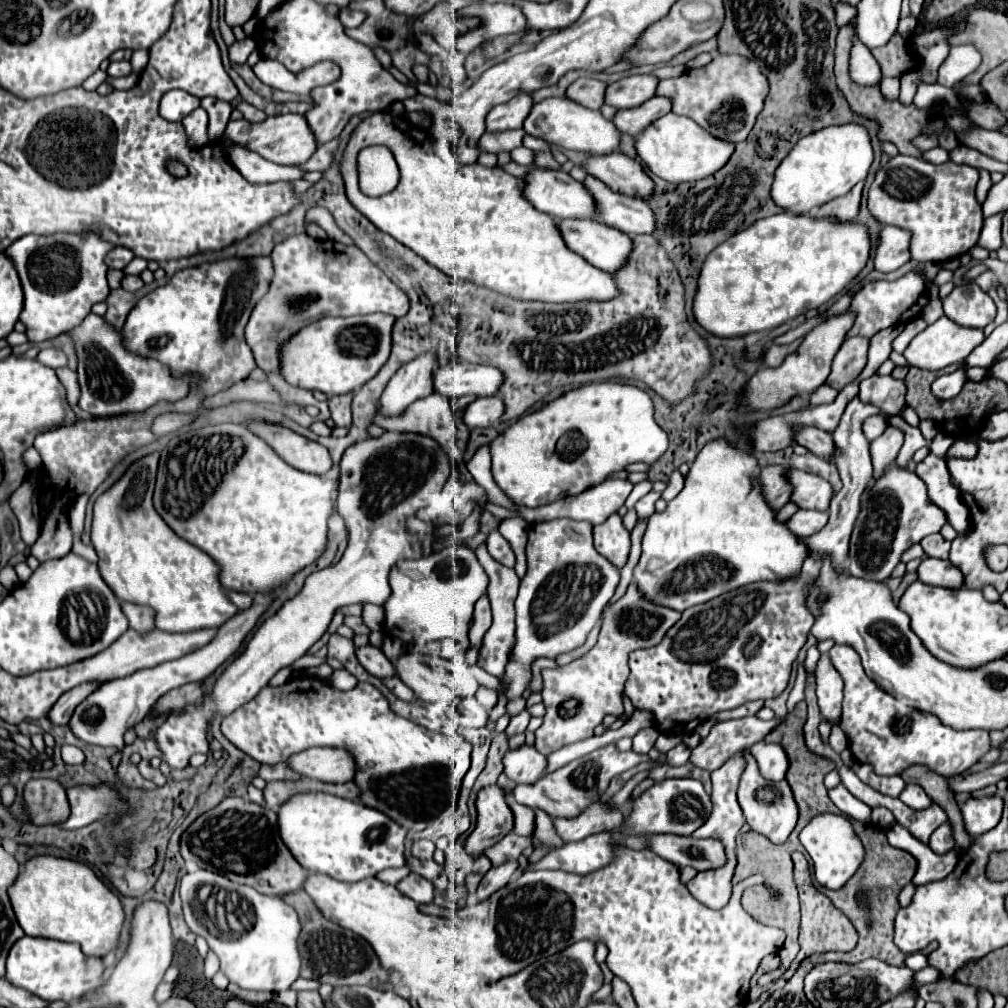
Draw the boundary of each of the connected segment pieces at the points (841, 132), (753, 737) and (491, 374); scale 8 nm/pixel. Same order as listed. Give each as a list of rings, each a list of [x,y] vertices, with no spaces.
[[[856,122],[826,126],[804,136],[776,170],[772,198],[792,214],[808,214],[812,208],[846,194],[854,184],[868,176],[874,160],[868,128]]]
[[[756,716],[718,722],[712,726],[710,734],[700,742],[700,746],[694,748],[694,764],[712,772],[738,750],[750,748],[754,742],[762,740],[778,722],[780,718],[764,722]]]
[[[448,362],[434,374],[434,388],[448,398],[456,396],[496,396],[506,376],[494,366],[480,364],[454,364]]]

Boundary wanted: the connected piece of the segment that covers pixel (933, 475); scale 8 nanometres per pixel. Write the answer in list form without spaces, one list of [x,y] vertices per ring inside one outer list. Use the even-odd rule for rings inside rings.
[[[940,430],[930,444],[930,454],[918,462],[916,474],[926,482],[930,500],[946,512],[948,524],[956,532],[964,532],[968,528],[968,506],[964,504],[960,490],[952,482],[952,474],[946,466],[946,452],[954,444],[954,438]]]

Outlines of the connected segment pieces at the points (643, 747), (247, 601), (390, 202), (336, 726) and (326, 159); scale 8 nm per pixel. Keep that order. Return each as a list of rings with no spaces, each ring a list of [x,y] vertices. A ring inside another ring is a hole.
[[[642,730],[642,732],[638,732],[638,734],[634,736],[634,746],[632,746],[632,750],[634,750],[636,754],[648,754],[648,752],[652,750],[656,738],[658,738],[656,730]]]
[[[228,592],[230,600],[240,608],[240,610],[248,610],[252,604],[254,604],[254,598],[248,596],[248,594],[234,594],[234,592]]]
[[[376,112],[360,122],[354,130],[342,164],[340,164],[346,196],[348,200],[382,232],[394,236],[400,244],[416,252],[420,258],[430,262],[434,268],[446,272],[452,278],[470,280],[478,286],[490,288],[498,294],[510,296],[514,300],[532,300],[532,302],[552,302],[552,304],[574,304],[574,302],[608,302],[618,298],[622,292],[614,282],[610,272],[604,272],[596,266],[590,266],[580,254],[572,252],[560,228],[554,220],[546,214],[536,210],[526,198],[522,198],[524,180],[516,178],[502,168],[484,168],[480,164],[458,166],[454,170],[444,170],[444,162],[436,160],[432,152],[432,138],[428,130],[414,126],[406,116],[390,116],[386,112]],[[382,144],[388,146],[398,162],[400,168],[400,182],[398,186],[384,196],[370,198],[364,196],[358,188],[358,170],[356,170],[356,156],[362,148]]]
[[[294,676],[282,686],[266,686],[254,702],[244,706],[244,718],[224,718],[220,724],[222,734],[244,754],[260,764],[284,762],[290,754],[308,750],[312,746],[342,748],[352,754],[356,762],[354,784],[360,790],[360,802],[390,816],[406,830],[424,830],[434,820],[452,814],[460,794],[460,784],[470,768],[472,746],[462,736],[446,736],[432,732],[416,722],[402,718],[390,710],[388,700],[368,682],[358,682],[350,692],[334,688],[328,680],[314,676]]]
[[[338,136],[338,138],[332,138],[330,142],[324,142],[324,144],[316,150],[314,158],[312,158],[308,164],[302,164],[300,168],[306,170],[306,172],[312,172],[312,170],[326,172],[326,168],[330,168],[332,158],[334,158],[334,154],[336,154],[336,150],[338,150],[338,144],[340,144],[340,136]]]

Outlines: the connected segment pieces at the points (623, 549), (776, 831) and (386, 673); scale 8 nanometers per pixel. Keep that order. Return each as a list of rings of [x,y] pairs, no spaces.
[[[612,514],[606,522],[594,526],[594,546],[614,566],[622,568],[630,552],[630,532],[622,526],[622,518]]]
[[[744,752],[746,756],[746,770],[740,778],[740,788],[738,788],[738,802],[742,806],[742,812],[746,816],[746,822],[750,824],[752,830],[764,834],[766,838],[770,838],[774,844],[782,844],[788,840],[790,832],[796,828],[796,822],[798,822],[798,804],[794,800],[794,794],[792,794],[792,788],[786,780],[780,780],[780,782],[770,782],[770,780],[764,780],[760,774],[758,774],[758,768],[756,768],[756,762],[754,758]]]
[[[370,644],[364,646],[364,648],[356,648],[356,656],[358,656],[360,664],[362,664],[372,676],[376,676],[376,678],[380,678],[380,680],[398,676],[394,664],[382,654],[382,650],[378,650],[378,648],[370,646]]]

